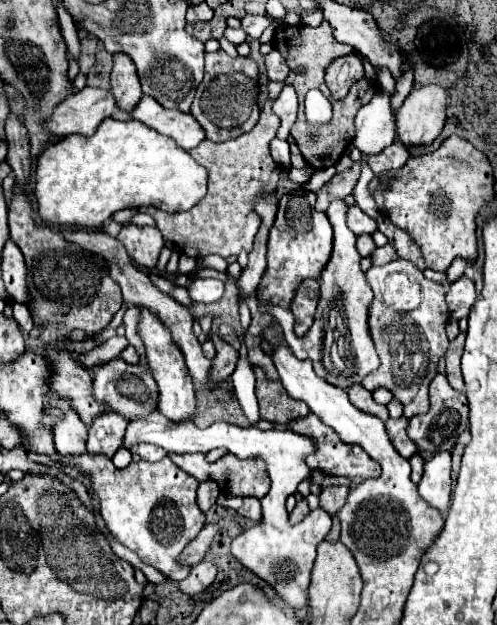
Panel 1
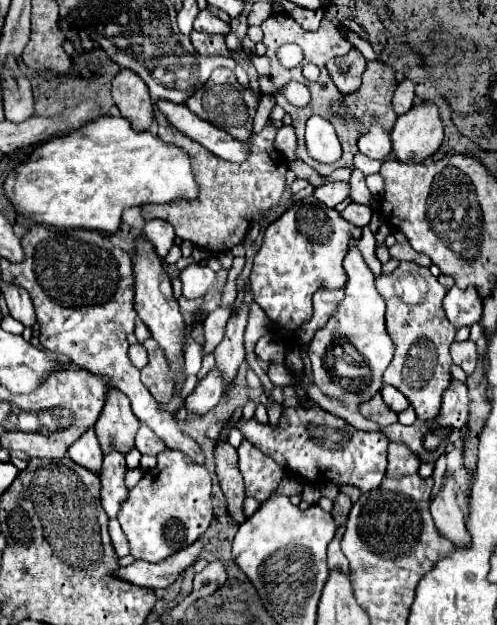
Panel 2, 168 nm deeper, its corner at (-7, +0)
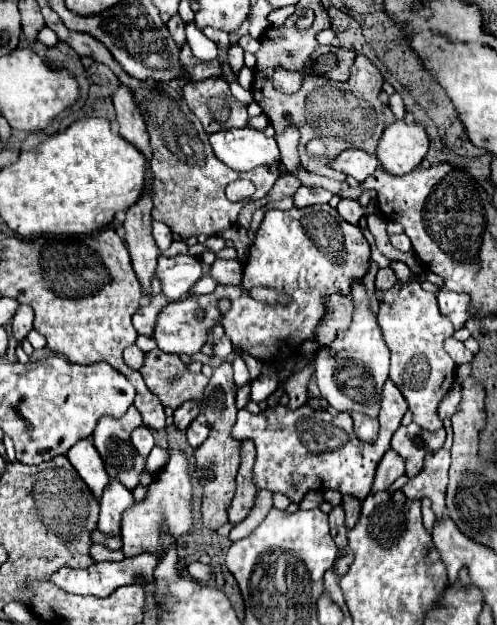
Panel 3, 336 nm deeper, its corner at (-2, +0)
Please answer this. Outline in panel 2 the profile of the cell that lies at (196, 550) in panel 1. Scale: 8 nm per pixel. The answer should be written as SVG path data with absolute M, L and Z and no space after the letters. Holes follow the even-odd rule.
M196 541L184 551L178 551L176 555L160 561L160 563L144 563L144 561L134 561L128 567L118 567L114 575L122 581L148 587L148 589L158 589L158 587L168 587L176 581L176 575L186 571L200 555L202 551L202 541Z

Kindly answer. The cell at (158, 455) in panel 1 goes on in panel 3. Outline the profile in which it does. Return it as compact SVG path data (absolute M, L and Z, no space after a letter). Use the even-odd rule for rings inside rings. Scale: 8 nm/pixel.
M141 425L137 427L133 433L131 433L131 443L135 445L135 449L139 451L139 455L147 457L149 451L155 447L155 439L153 439L153 433L149 427Z

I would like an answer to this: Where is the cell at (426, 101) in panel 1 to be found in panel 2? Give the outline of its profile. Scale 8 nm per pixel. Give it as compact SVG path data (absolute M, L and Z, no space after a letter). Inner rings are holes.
M414 105L392 127L392 155L402 163L420 163L442 145L442 137L444 127L436 105Z

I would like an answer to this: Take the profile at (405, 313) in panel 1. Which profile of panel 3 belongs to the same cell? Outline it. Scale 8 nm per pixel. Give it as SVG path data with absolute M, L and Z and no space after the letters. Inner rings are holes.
M417 279L407 283L397 281L387 291L375 289L375 297L379 301L379 327L387 347L391 349L389 379L407 399L413 421L427 431L437 431L443 427L443 421L437 417L437 405L441 403L445 391L449 391L455 383L455 363L443 349L443 341L451 337L455 329L441 315L437 307L437 295L423 291Z

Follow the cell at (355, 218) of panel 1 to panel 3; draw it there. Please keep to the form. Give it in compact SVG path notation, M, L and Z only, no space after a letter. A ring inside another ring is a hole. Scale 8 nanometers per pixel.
M341 199L337 205L337 211L351 225L359 225L359 219L365 213L365 209L359 205L359 201L353 201L353 199Z

